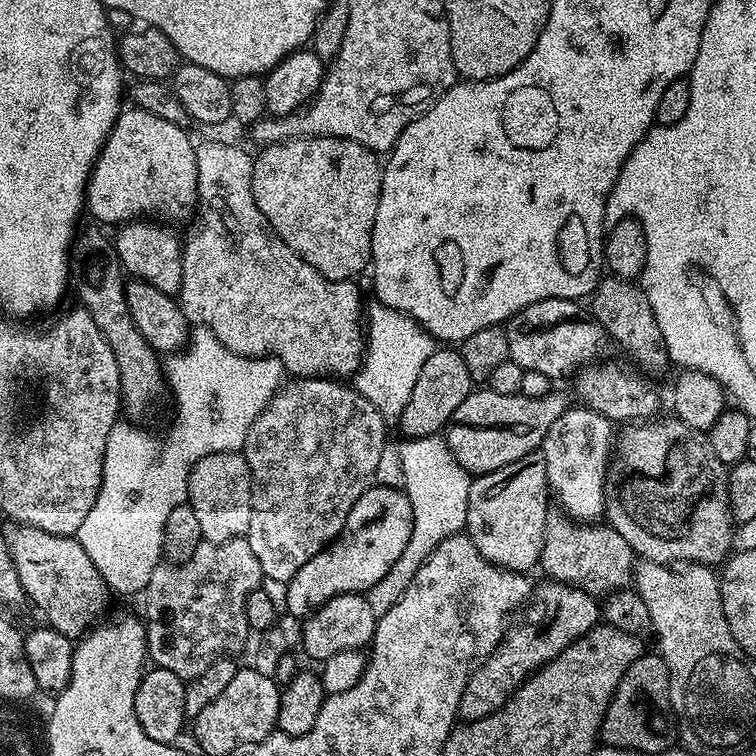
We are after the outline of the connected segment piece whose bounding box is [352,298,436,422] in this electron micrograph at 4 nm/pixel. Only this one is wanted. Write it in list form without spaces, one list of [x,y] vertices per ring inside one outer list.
[[[377,299],[366,306],[364,358],[353,375],[352,384],[387,421],[398,420],[418,382],[419,371],[436,349],[435,340],[416,320],[404,312],[388,307]]]

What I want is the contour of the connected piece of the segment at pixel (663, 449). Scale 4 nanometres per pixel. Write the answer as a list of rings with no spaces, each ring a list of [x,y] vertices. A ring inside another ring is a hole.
[[[653,418],[625,427],[615,437],[614,455],[604,483],[606,520],[632,547],[640,560],[669,566],[707,564],[716,566],[733,551],[734,521],[728,506],[729,469],[714,454],[705,433],[686,426],[686,422]]]

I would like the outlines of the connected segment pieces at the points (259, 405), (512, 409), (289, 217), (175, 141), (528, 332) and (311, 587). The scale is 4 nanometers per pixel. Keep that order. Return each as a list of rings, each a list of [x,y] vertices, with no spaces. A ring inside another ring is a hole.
[[[203,326],[197,327],[189,335],[188,343],[183,350],[167,357],[166,384],[170,392],[176,395],[176,408],[180,411],[176,416],[176,421],[172,424],[172,429],[165,436],[151,436],[146,429],[135,428],[134,425],[124,424],[124,422],[118,422],[112,427],[110,434],[106,438],[106,454],[104,455],[104,465],[102,466],[102,486],[98,490],[98,498],[94,498],[94,506],[90,506],[90,514],[86,514],[86,522],[82,522],[82,526],[75,534],[76,539],[80,541],[82,550],[86,550],[86,554],[90,554],[90,562],[94,562],[94,566],[98,566],[98,572],[102,574],[113,593],[121,592],[124,596],[132,596],[135,592],[136,595],[143,593],[144,587],[150,582],[150,574],[154,574],[154,570],[162,562],[162,557],[164,556],[164,531],[166,530],[166,522],[170,518],[170,512],[188,499],[188,479],[192,473],[193,466],[198,462],[202,462],[202,458],[206,458],[210,454],[240,452],[250,434],[250,426],[254,426],[254,422],[260,417],[264,407],[280,391],[285,380],[284,365],[276,357],[239,356],[234,354],[229,348],[222,346],[222,342],[218,342],[218,338],[213,332]]]
[[[484,386],[474,390],[454,410],[452,421],[448,423],[443,438],[448,449],[454,454],[458,466],[462,466],[473,477],[484,476],[487,472],[510,466],[526,454],[537,451],[543,445],[546,434],[558,418],[570,407],[568,396],[559,390],[553,390],[538,398],[498,394]]]
[[[305,136],[295,140],[285,140],[283,144],[270,144],[263,149],[264,152],[252,161],[252,193],[254,202],[258,202],[258,210],[270,222],[270,226],[314,270],[318,270],[326,278],[331,280],[352,280],[359,277],[369,267],[372,258],[372,231],[374,230],[374,214],[378,214],[378,202],[380,201],[380,178],[382,164],[377,153],[371,152],[366,146],[362,146],[353,140],[343,140],[333,136]]]
[[[135,106],[121,111],[120,117],[114,122],[114,126],[110,130],[108,135],[108,141],[102,146],[102,150],[98,154],[96,159],[96,165],[92,167],[92,176],[88,179],[88,190],[86,193],[86,208],[90,213],[92,211],[93,221],[99,222],[101,225],[119,226],[127,224],[129,220],[133,218],[159,218],[164,222],[176,222],[172,220],[184,220],[187,221],[189,217],[193,215],[196,206],[196,183],[198,182],[198,166],[196,165],[196,149],[197,145],[192,144],[192,140],[183,131],[185,130],[181,125],[174,122],[166,122],[166,118],[158,118],[158,114],[150,114],[146,110],[137,108]]]
[[[546,298],[518,310],[518,314],[511,316],[506,321],[504,333],[510,342],[510,358],[518,366],[522,366],[526,372],[538,370],[538,374],[546,374],[553,378],[559,376],[571,377],[573,373],[590,364],[599,361],[608,352],[610,337],[604,327],[593,320],[587,311],[580,309],[581,305],[574,300],[563,300],[562,298]]]
[[[379,486],[367,488],[362,494],[362,498],[358,498],[358,502],[354,502],[354,510],[350,510],[350,514],[346,518],[346,526],[340,531],[340,535],[327,548],[314,554],[314,558],[310,558],[310,562],[306,562],[306,566],[302,566],[302,570],[298,570],[298,574],[294,574],[294,578],[287,581],[288,593],[285,594],[284,600],[288,603],[289,614],[307,618],[338,594],[368,593],[379,580],[386,578],[386,574],[392,569],[394,562],[398,562],[398,558],[402,558],[402,550],[406,550],[406,542],[410,542],[410,534],[413,530],[414,510],[410,506],[407,492],[399,488]]]

